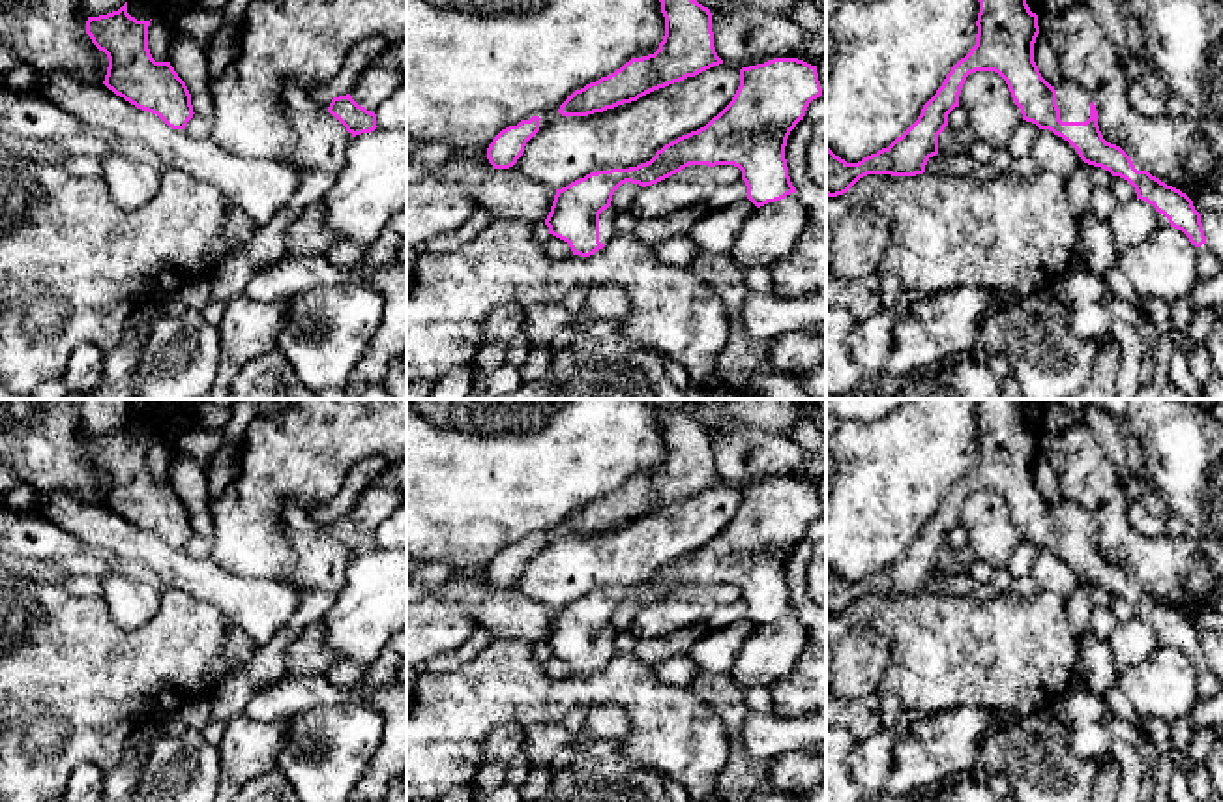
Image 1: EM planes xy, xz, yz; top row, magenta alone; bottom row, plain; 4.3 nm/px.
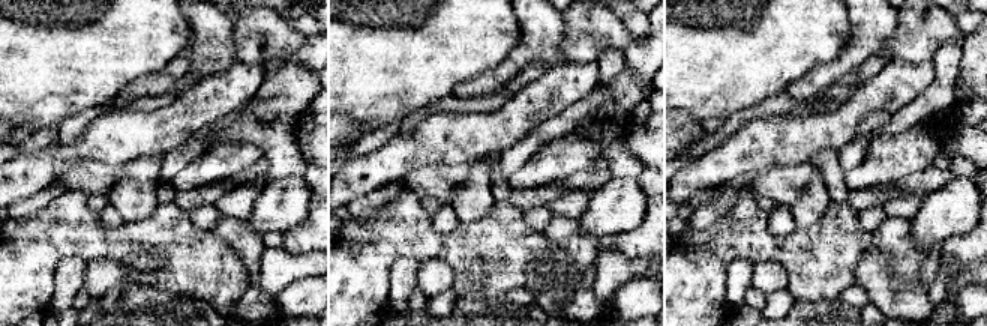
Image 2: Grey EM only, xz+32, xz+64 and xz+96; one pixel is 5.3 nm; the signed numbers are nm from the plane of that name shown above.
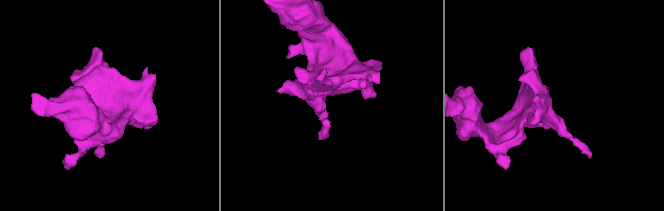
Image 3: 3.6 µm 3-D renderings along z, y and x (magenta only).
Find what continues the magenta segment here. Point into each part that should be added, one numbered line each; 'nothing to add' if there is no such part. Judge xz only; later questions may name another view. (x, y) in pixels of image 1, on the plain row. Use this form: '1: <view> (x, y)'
1: xz (607, 651)

